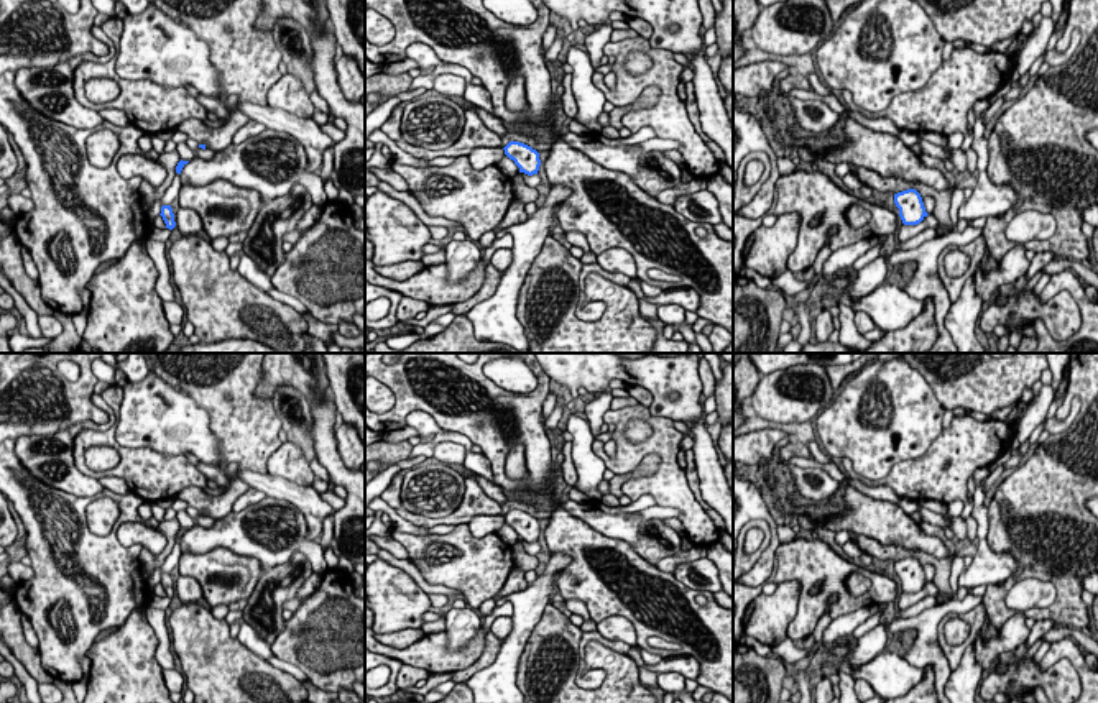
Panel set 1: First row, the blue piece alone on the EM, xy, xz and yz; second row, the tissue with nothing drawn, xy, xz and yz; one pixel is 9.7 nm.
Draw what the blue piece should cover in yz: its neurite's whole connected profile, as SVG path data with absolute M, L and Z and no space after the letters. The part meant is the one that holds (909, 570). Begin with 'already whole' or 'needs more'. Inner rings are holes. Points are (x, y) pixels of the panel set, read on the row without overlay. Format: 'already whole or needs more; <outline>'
already whole; M916 557L894 562L894 572L904 593L917 593L929 583Z

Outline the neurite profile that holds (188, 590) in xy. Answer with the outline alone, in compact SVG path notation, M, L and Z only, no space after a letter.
M181 577L174 583L176 596L181 604L204 601L204 593L199 581L192 577Z

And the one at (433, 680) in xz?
M449 672L449 673L436 673L436 675L429 675L426 680L426 685L422 688L418 687L408 687L408 688L401 688L403 692L409 692L414 695L426 695L427 692L431 692L434 687L437 687L439 683L449 682L452 680L455 672Z

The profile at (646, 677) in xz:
M631 647L626 655L631 657L636 662L636 665L638 665L638 670L639 670L639 683L641 685L646 685L649 688L659 688L659 685L657 685L657 675L659 673L651 672L651 670L648 670L644 667L646 664L644 664L641 654L634 647Z

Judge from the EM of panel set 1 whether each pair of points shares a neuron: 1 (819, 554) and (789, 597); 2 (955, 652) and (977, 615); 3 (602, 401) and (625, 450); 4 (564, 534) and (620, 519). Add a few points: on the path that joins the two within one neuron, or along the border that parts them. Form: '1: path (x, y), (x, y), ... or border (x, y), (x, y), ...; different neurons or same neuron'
1: border (794, 578), (799, 583), (799, 603), (791, 620); different neurons
2: path (965, 644), (972, 638), (975, 624); same neuron
3: border (608, 408), (604, 414), (604, 422); different neurons
4: border (559, 506), (605, 536), (628, 542); different neurons

